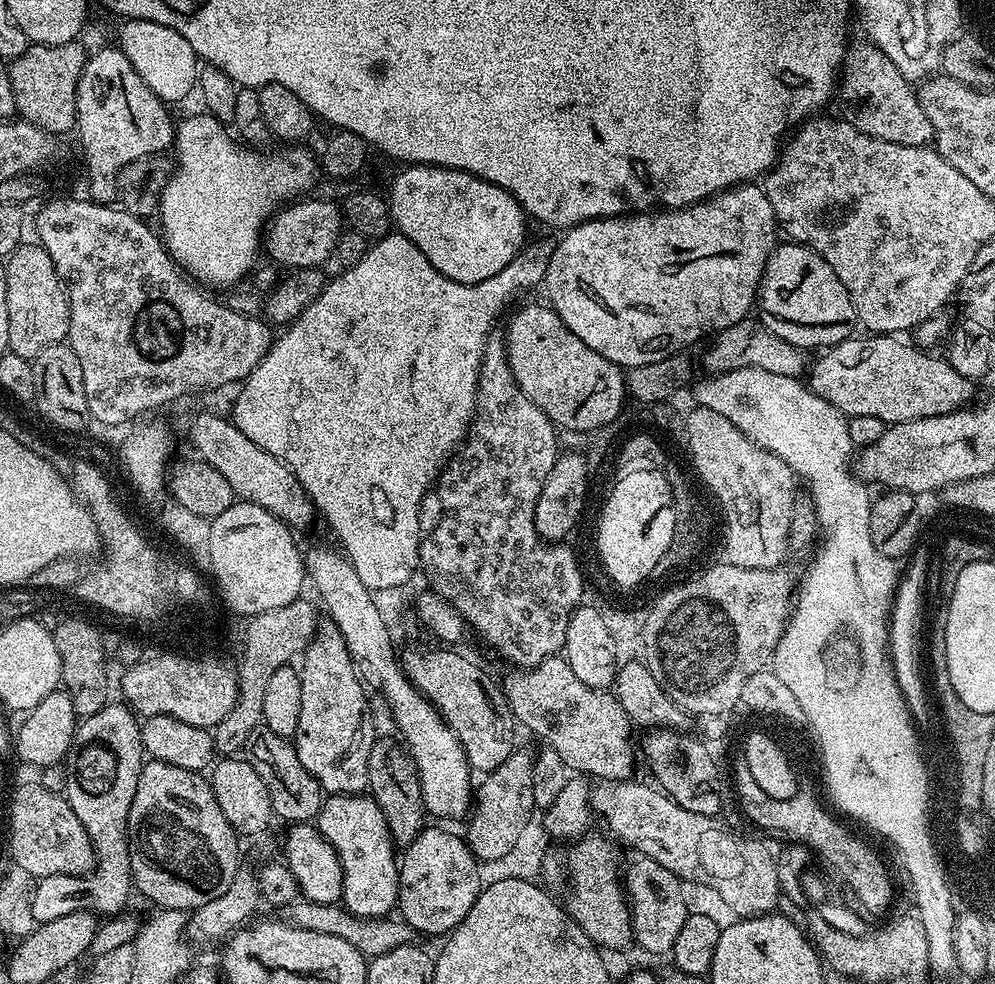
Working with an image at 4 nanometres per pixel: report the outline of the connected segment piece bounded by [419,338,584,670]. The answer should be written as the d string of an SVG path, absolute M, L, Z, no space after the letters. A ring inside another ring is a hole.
M498 338L489 339L488 345L484 348L484 357L480 363L480 373L478 374L478 386L476 387L476 414L472 418L470 435L464 443L452 453L447 464L440 470L440 475L434 485L434 491L438 498L442 498L442 522L434 531L427 533L420 541L420 562L422 576L429 580L431 591L437 596L441 596L464 620L469 629L472 628L505 660L517 669L523 670L533 668L535 664L541 664L546 658L557 655L563 649L566 642L566 626L572 617L572 611L581 607L584 596L584 576L580 573L580 564L576 561L576 556L564 542L549 542L543 540L536 532L534 526L534 506L538 502L538 494L542 494L542 482L546 482L546 474L554 466L558 455L556 448L556 435L558 429L553 424L552 419L546 416L522 392L518 382L515 381L511 367L508 365L508 358L505 352L505 341Z

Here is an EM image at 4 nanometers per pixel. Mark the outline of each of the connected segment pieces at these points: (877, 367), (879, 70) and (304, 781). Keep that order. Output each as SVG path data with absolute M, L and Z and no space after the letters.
M856 334L847 340L843 340L840 344L835 344L833 348L821 351L820 356L816 361L812 360L810 364L810 371L806 376L806 383L812 389L814 394L818 394L818 398L826 398L826 402L830 402L830 406L834 406L845 416L861 416L862 414L870 414L870 418L882 418L882 422L886 426L894 424L901 424L902 422L910 422L918 418L930 418L931 416L941 416L942 414L950 414L957 412L958 409L965 407L973 399L972 395L975 394L977 385L973 381L962 378L962 374L958 374L958 370L954 370L954 366L948 364L947 359L941 358L940 360L931 351L923 348L917 348L915 343L908 342L903 344L901 337L896 334Z
M852 42L847 45L844 62L838 73L838 100L840 96L840 108L844 111L841 112L843 119L862 134L870 134L879 140L894 142L898 146L925 147L932 140L932 127L930 118L926 118L920 105L917 89L900 73L898 66L894 66L894 62L890 62L890 58L886 58L886 54L878 50L876 44L863 43Z
M263 726L250 730L246 745L246 759L258 770L266 790L270 790L273 813L284 822L312 822L319 817L322 789L318 781L302 766L296 753L295 743L287 736L274 734L274 730Z

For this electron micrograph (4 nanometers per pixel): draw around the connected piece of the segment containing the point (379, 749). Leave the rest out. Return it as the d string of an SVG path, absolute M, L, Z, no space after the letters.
M384 738L377 739L368 759L367 791L382 810L382 818L386 820L393 841L400 846L412 844L425 827L426 813L420 800L420 780L416 777L416 767L403 747L391 748Z

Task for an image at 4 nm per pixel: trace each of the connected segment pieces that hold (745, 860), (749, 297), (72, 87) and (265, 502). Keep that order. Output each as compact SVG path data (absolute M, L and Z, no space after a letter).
M634 778L610 780L591 789L591 815L604 823L603 831L617 845L633 848L641 857L666 866L689 885L701 884L717 892L732 908L748 908L748 916L767 916L775 909L772 907L782 900L782 889L774 852L772 856L760 840L731 832L717 817L682 810L651 783L637 782Z
M741 182L735 188L726 188L701 200L698 204L691 204L688 208L673 208L671 210L652 210L625 214L623 216L605 216L599 220L588 220L584 224L575 224L573 228L559 237L556 249L552 255L552 261L548 267L548 288L547 303L562 318L562 322L590 350L598 350L602 358L620 365L627 370L637 368L650 362L658 362L666 359L667 356L675 356L683 353L684 348L699 342L703 336L711 337L713 334L734 326L739 320L744 319L753 311L758 300L760 290L760 279L764 273L766 262L770 258L772 249L777 247L776 232L778 236L778 225L776 215L770 206L770 198L766 198L763 187L756 182Z
M80 42L70 44L32 44L17 60L8 65L10 86L14 90L14 102L19 119L38 126L53 134L71 133L76 127L76 95L78 94L78 78L84 69L86 51Z
M196 412L189 420L180 424L186 439L192 443L197 457L205 464L214 466L226 482L230 482L232 495L237 501L254 506L262 506L270 514L274 514L283 524L293 530L308 528L314 517L314 505L303 486L294 478L283 460L274 458L262 446L254 446L242 430L233 424L227 415L219 416L216 412Z

